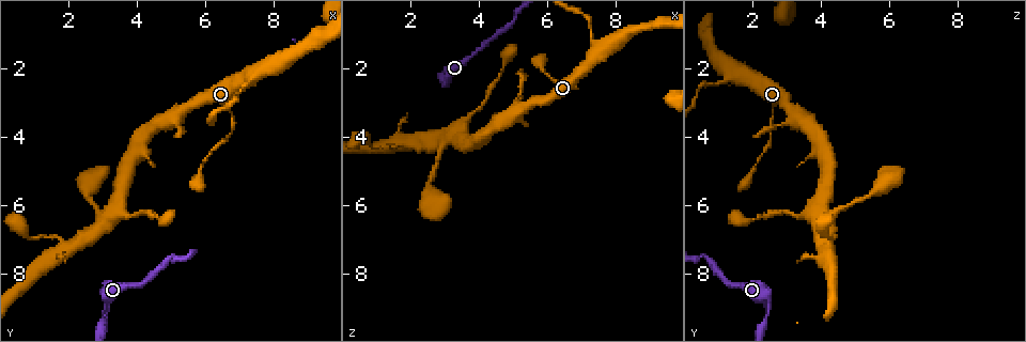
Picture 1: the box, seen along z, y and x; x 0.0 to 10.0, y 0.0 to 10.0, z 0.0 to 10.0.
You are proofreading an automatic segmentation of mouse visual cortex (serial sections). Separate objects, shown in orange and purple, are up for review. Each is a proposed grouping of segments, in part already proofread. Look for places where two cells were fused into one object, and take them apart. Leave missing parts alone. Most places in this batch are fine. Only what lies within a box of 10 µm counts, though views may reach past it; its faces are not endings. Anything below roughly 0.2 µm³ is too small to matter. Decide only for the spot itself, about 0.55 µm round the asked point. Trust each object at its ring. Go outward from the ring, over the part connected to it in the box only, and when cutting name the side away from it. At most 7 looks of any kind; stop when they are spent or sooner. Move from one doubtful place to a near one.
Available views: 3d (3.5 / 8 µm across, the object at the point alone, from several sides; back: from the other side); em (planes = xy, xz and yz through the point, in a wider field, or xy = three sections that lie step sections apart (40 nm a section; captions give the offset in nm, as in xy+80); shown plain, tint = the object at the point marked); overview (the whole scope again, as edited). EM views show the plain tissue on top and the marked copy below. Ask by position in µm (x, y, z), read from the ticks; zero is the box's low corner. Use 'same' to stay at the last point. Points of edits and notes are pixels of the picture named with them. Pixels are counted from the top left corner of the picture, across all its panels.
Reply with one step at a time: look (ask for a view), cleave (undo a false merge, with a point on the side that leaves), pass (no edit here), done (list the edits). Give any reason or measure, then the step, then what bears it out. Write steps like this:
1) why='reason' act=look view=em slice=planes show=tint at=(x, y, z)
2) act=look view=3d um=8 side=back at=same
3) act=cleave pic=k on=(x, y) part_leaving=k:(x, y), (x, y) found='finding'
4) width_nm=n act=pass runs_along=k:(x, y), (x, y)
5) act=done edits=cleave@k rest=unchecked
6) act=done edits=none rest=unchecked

why='branch point' act=look view=3d um=8 side=back at=(7.50, 2.10, 1.45)

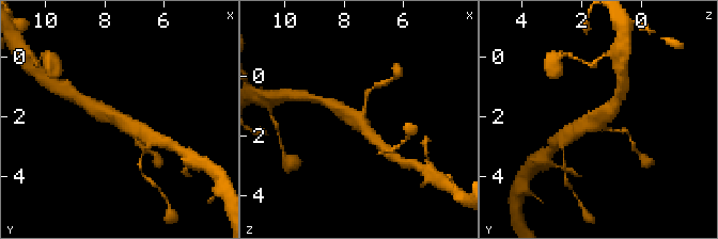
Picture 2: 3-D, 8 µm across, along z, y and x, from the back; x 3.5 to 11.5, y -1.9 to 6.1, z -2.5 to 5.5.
why='closer look' act=look view=3d um=3.5 at=same

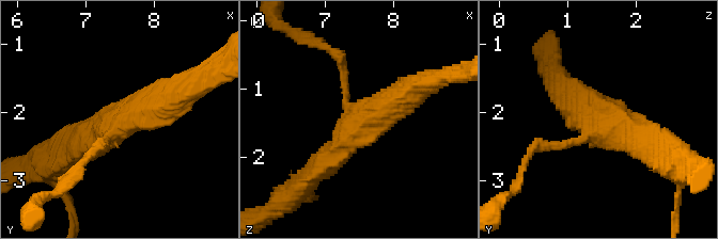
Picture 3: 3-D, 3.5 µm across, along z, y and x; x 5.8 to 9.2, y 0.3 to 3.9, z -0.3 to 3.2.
arms=3 act=pass runs_along=3:(316, 169), (369, 114), (415, 90) found='continuous, no second cell'

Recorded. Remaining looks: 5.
why='thick turns thin' act=look view=3d um=3.5 side=back at=(3.00, 9.40, 2.45)

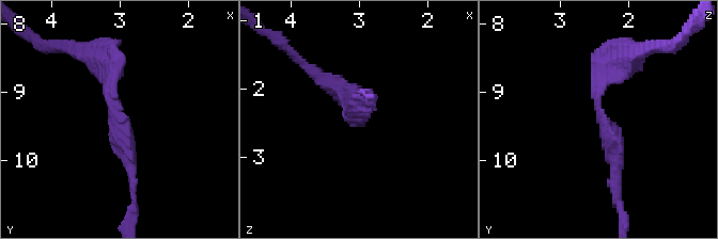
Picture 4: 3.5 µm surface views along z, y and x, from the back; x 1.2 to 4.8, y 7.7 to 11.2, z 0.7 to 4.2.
why='shape alone is not enough' act=look view=em slice=xy step=1 show=tint at=(3.00, 9.40, 2.45)

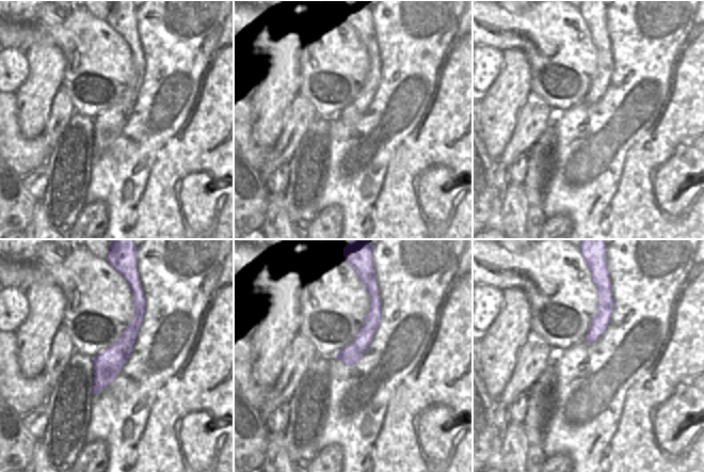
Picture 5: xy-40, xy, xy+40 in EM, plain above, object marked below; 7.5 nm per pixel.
act=pass runs_along=4:(99, 56), (129, 147), (120, 157) found='all the same cell'

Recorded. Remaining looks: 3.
why='sharp bend' act=look view=3d um=8 side=back at=(3.25, 6.30, 3.90)

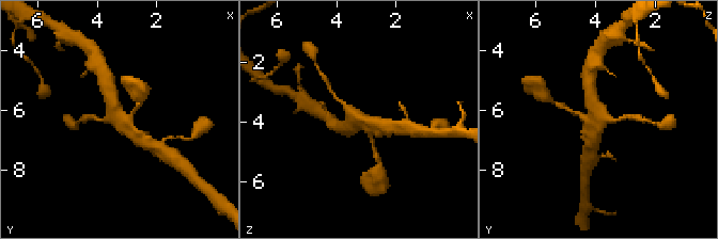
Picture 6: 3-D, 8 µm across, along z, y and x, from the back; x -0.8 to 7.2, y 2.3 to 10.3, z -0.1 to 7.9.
act=look view=3d um=3.5 at=same

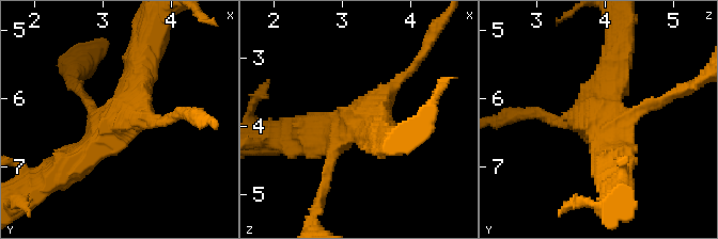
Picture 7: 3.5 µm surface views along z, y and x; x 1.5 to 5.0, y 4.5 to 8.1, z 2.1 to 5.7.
act=look view=em slice=xy step=3 show=tint at=(3.25, 6.25, 3.90)

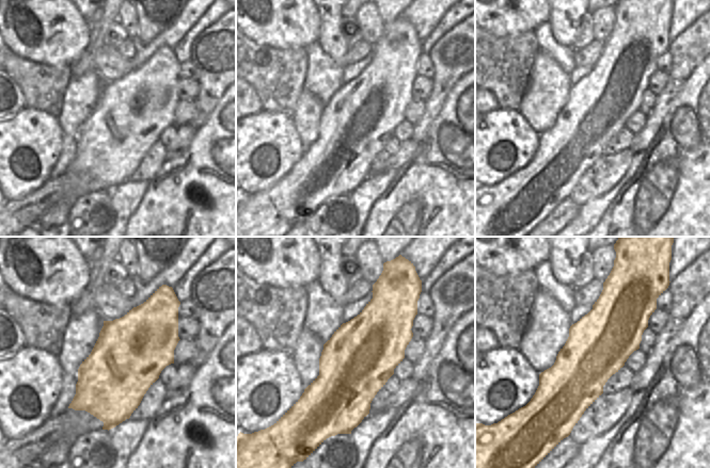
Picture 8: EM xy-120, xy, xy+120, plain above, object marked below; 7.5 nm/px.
act=pass runs_along=7:(144, 58), (135, 100), (69, 165) found='one cell here'

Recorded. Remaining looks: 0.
act=done edits=none rest=unchecked

